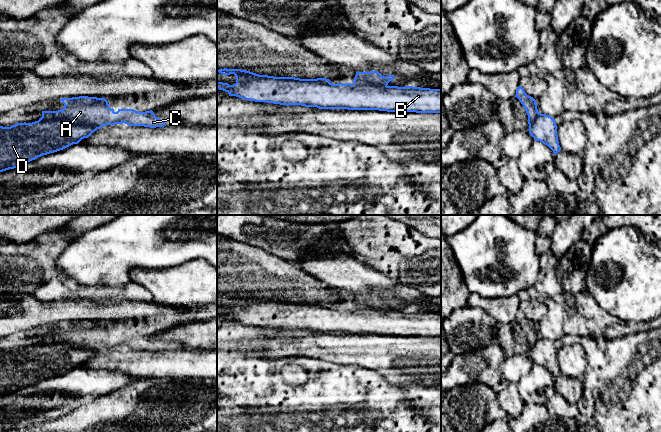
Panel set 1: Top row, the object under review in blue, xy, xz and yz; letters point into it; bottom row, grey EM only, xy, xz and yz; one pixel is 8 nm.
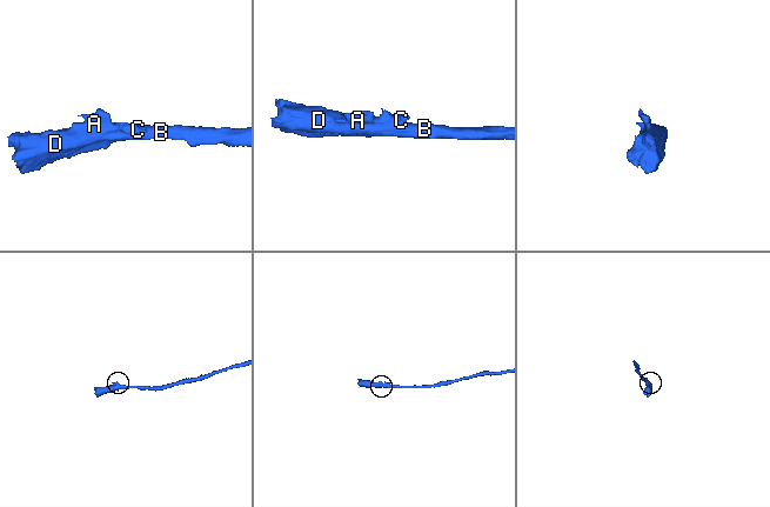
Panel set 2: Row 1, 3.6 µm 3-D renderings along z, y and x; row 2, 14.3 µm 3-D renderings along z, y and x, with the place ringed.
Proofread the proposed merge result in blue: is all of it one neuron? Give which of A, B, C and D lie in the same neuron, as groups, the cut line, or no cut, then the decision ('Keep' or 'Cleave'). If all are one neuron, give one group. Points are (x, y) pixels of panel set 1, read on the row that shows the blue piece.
Groups: A C / B D. Split along xy (55, 111), (63, 119), (89, 123), (97, 128). Cleave

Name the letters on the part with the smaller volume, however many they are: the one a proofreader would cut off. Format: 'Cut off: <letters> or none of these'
Cut off: A, C

